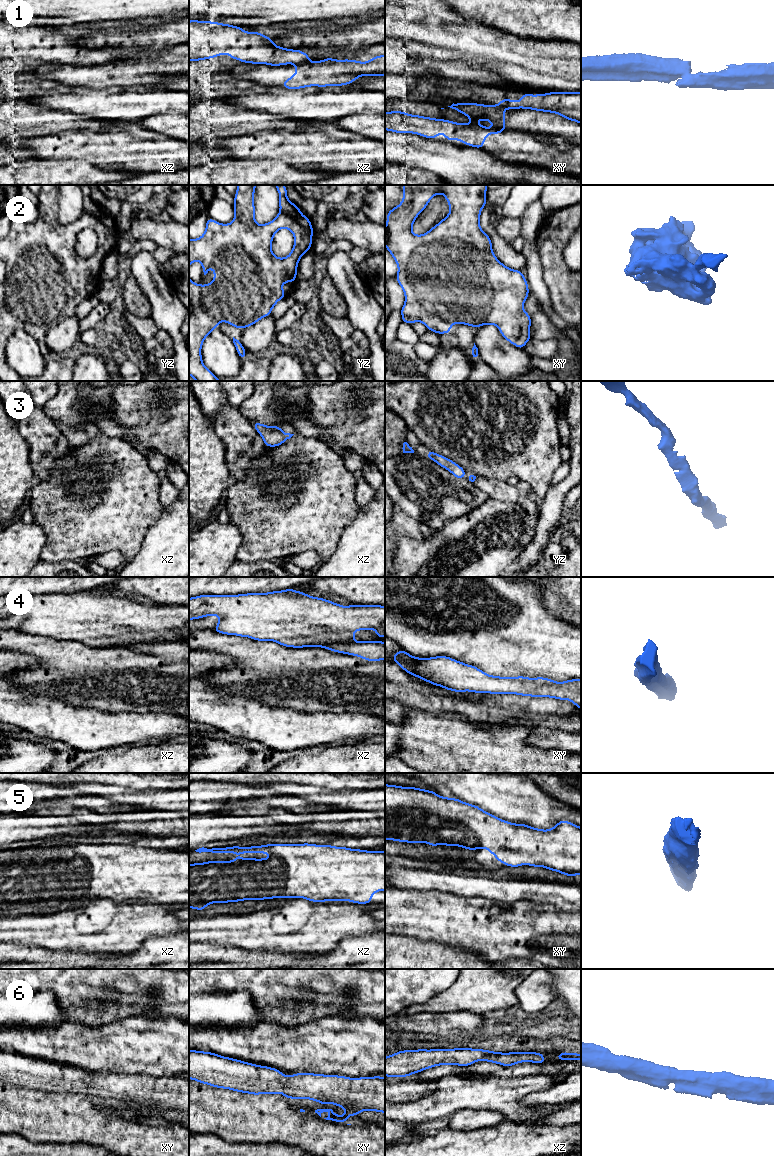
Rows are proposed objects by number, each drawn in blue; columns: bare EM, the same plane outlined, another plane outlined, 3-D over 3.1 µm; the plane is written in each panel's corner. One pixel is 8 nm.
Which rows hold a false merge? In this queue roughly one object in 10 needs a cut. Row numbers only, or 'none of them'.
1

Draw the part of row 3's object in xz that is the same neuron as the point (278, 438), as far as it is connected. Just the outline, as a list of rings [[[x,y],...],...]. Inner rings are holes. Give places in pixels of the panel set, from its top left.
[[[253,422],[252,426],[263,438],[265,446],[268,447],[277,447],[282,445],[287,439],[290,439],[294,435],[283,433],[280,426],[265,426],[264,424],[257,422]]]

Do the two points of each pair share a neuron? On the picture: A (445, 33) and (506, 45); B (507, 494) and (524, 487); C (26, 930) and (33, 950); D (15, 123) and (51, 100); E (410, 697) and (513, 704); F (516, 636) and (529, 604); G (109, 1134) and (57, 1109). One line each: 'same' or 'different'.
A: same
B: different
C: different
D: different
E: same
F: same
G: same

